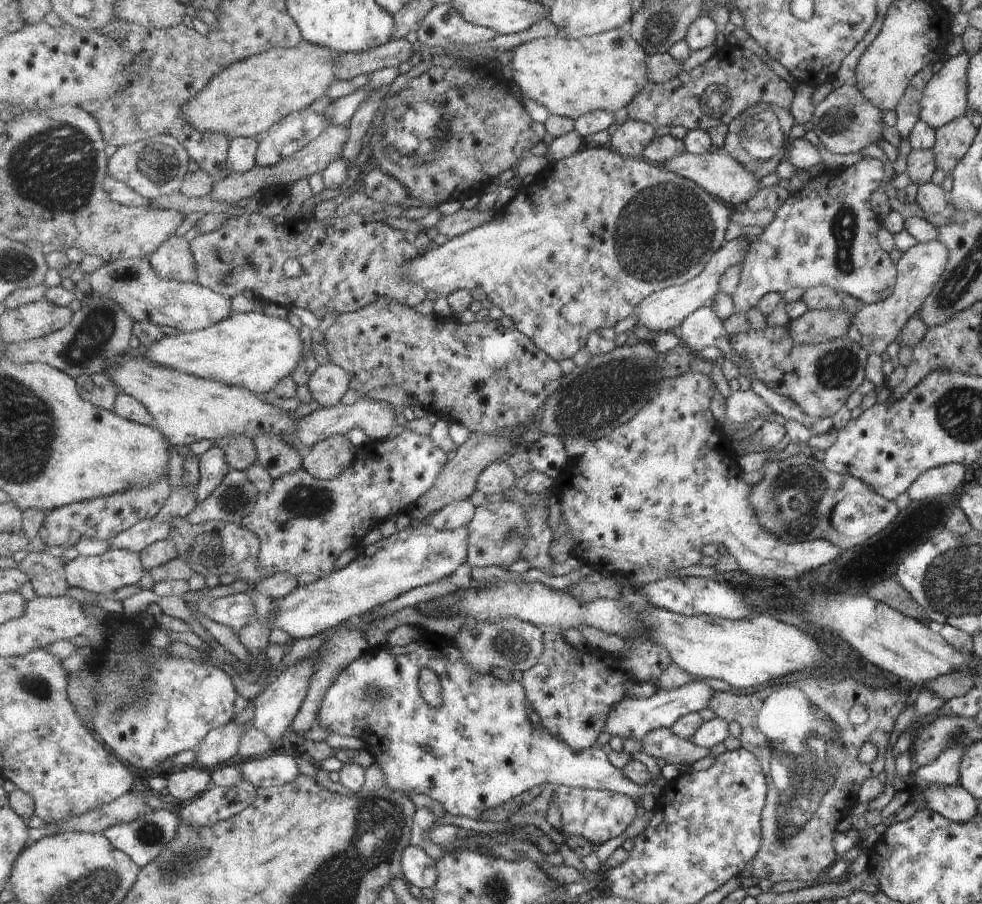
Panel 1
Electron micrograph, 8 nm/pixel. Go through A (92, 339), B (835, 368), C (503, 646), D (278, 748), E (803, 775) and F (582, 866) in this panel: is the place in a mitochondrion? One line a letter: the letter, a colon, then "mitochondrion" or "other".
A: mitochondrion
B: mitochondrion
C: mitochondrion
D: other
E: mitochondrion
F: other

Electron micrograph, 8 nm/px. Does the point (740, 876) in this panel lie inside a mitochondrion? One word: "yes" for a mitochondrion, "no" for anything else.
no

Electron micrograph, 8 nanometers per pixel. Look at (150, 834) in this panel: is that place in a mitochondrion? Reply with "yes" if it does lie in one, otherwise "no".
yes

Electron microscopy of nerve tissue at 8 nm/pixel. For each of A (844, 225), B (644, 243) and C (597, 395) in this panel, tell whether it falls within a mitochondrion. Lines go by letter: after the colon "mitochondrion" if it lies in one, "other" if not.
A: mitochondrion
B: mitochondrion
C: mitochondrion

